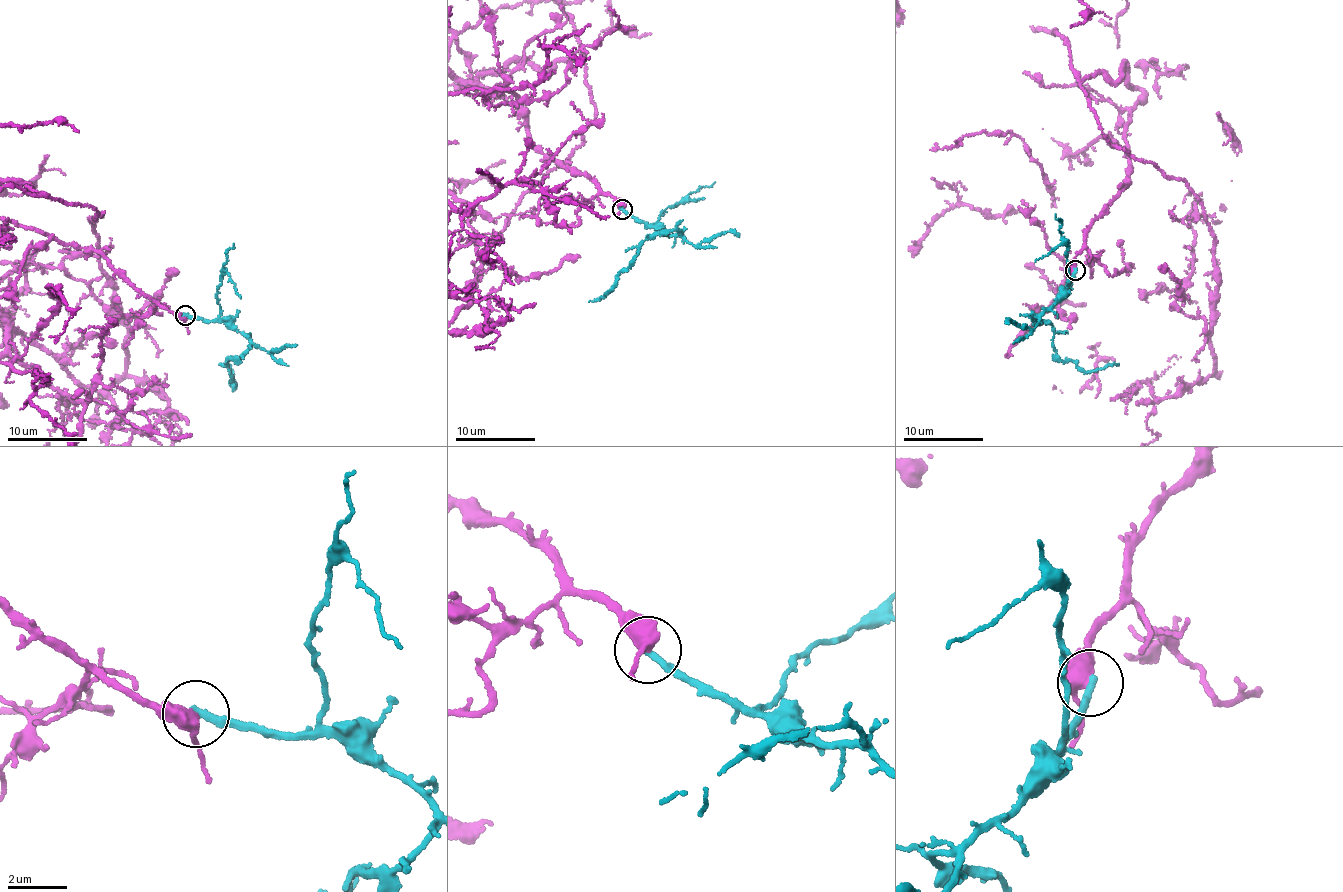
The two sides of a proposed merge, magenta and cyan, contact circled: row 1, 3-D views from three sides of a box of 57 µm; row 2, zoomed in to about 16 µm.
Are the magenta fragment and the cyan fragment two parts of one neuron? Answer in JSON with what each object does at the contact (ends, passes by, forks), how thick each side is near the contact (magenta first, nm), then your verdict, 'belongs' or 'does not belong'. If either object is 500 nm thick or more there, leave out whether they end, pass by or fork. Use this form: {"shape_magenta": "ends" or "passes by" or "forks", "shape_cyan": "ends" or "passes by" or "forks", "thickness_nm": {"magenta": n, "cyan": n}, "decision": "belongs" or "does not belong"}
{"shape_magenta": "passes by", "shape_cyan": "ends", "thickness_nm": {"magenta": 480, "cyan": 280}, "decision": "belongs"}

